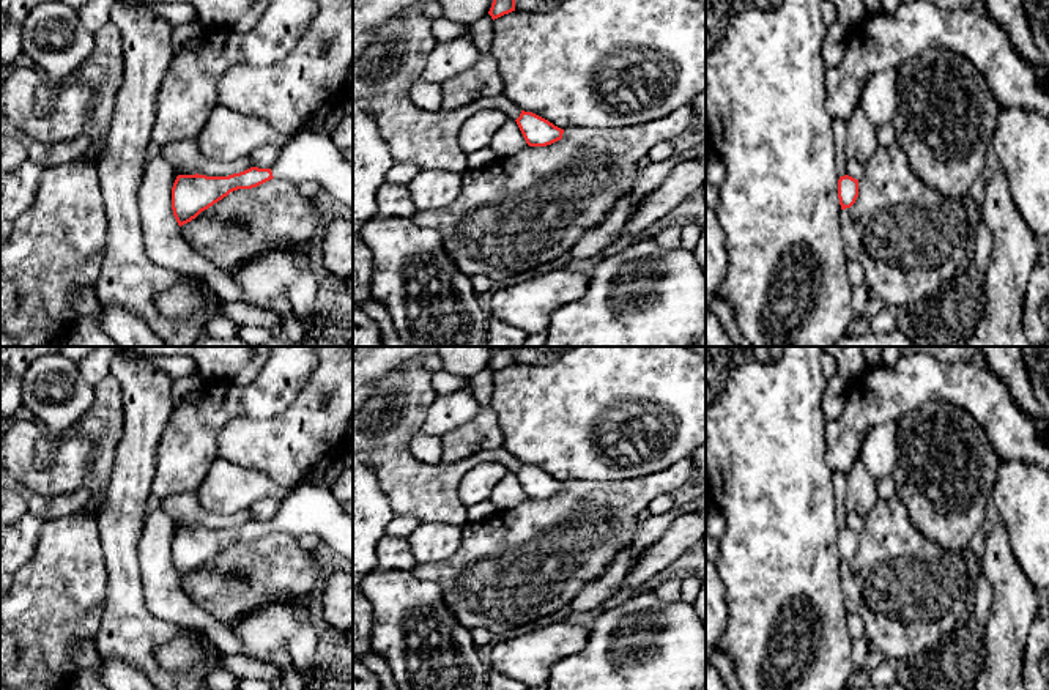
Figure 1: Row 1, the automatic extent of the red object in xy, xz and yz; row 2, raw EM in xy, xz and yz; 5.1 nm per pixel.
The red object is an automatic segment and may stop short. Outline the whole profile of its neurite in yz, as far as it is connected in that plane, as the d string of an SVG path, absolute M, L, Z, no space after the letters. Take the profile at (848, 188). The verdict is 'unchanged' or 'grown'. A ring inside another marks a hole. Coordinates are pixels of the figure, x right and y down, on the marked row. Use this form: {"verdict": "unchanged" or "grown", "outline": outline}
{"verdict": "unchanged", "outline": "M844 175L838 180L838 198L841 210L851 208L858 197L858 180Z"}

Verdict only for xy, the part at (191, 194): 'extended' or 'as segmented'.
extended

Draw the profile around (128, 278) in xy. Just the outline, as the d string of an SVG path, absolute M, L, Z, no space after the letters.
M113 0L110 19L121 32L124 77L106 137L107 151L98 162L109 235L95 291L101 306L132 309L169 347L191 347L203 334L205 321L200 318L169 318L156 307L154 298L173 287L180 280L180 273L151 262L146 255L139 210L139 189L156 120L156 99L175 57L172 47L173 27L151 9L132 5L131 0Z

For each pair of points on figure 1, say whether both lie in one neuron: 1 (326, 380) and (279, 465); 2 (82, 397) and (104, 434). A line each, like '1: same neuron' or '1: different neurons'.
1: same neuron
2: different neurons

